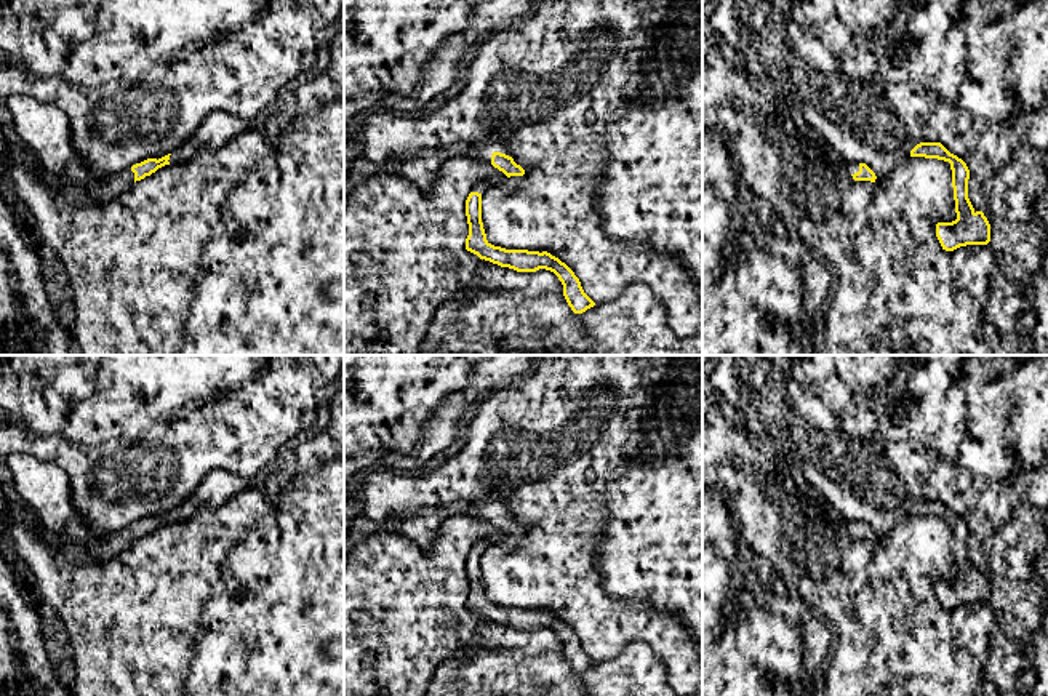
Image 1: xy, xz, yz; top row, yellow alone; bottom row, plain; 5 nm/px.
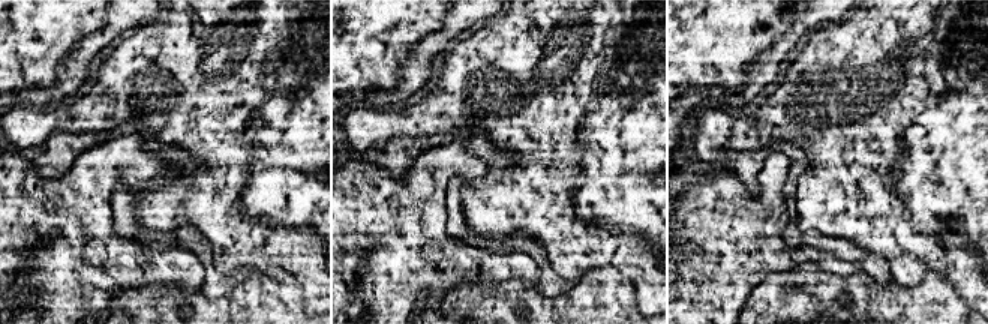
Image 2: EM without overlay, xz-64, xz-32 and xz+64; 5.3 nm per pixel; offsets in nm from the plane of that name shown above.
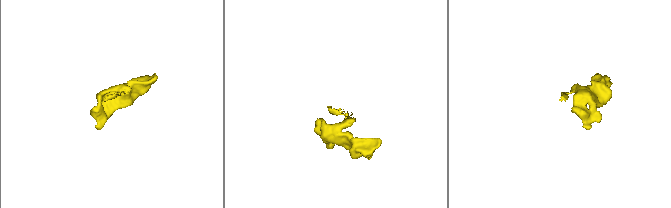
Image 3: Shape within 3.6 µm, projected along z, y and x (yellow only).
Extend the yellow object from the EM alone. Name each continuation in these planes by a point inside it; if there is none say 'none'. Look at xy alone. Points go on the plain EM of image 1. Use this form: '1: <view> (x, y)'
1: xy (218, 487)
2: xy (45, 490)

